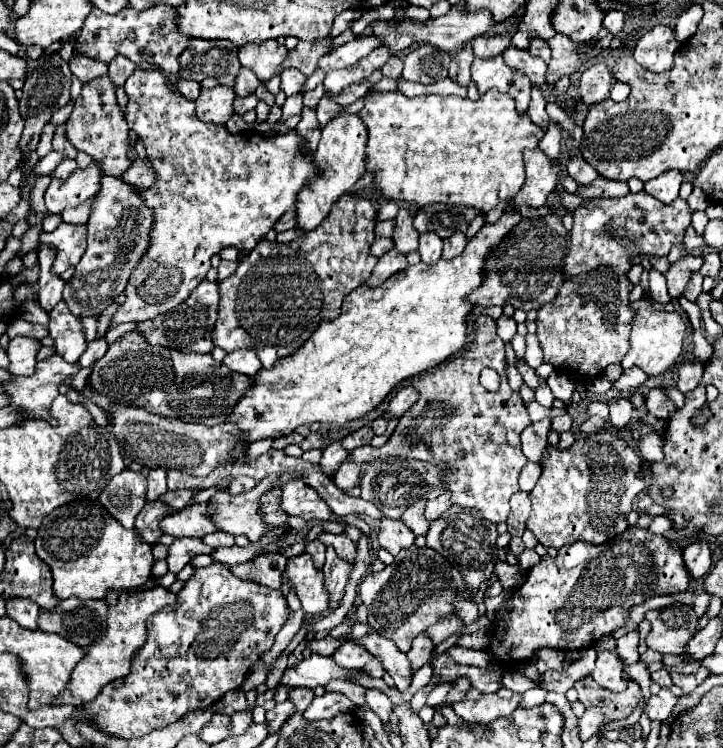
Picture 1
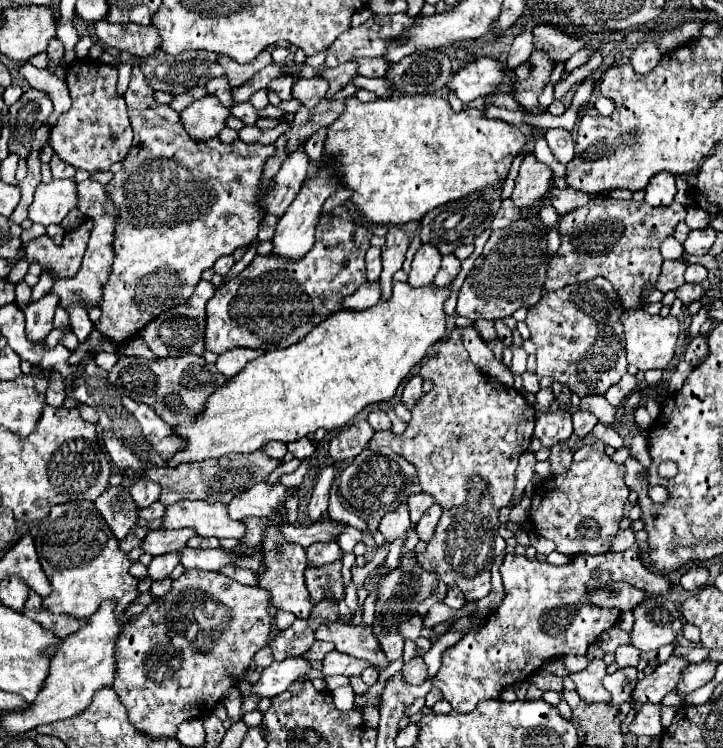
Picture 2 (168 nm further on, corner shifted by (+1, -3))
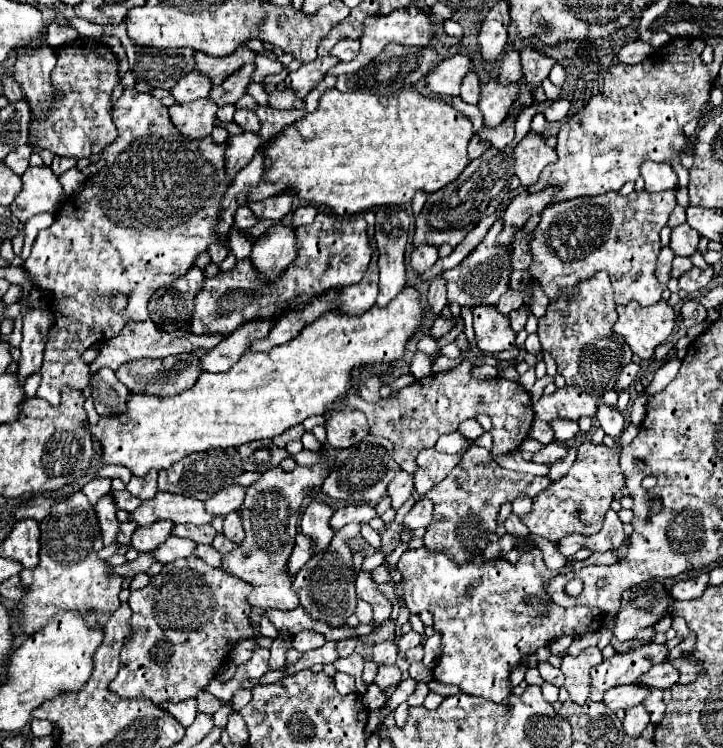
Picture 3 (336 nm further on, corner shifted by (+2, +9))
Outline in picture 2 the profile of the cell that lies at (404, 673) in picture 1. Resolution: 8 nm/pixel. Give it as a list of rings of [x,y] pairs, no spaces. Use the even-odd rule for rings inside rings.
[[[330,622],[330,624],[320,624],[314,636],[316,640],[332,642],[334,650],[338,652],[368,660],[378,672],[389,666],[378,640],[374,638],[372,630],[368,630],[368,626],[348,626],[342,622]]]

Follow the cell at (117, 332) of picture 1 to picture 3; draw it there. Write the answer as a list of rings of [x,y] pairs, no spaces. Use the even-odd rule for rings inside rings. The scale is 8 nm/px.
[[[37,372],[27,378],[24,382],[25,395],[29,398],[36,396],[36,392],[41,383],[41,374]]]

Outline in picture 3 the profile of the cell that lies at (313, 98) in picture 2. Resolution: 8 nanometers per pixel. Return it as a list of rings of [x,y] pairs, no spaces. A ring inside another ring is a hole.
[[[283,88],[283,90],[271,92],[269,104],[271,104],[273,108],[285,110],[285,108],[301,108],[305,102],[303,102],[299,96],[295,96],[295,92],[291,92],[291,88]]]

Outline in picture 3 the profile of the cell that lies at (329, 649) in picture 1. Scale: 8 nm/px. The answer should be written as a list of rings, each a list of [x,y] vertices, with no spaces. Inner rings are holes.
[[[299,632],[295,634],[295,640],[293,640],[293,648],[299,652],[309,652],[313,648],[321,648],[323,644],[325,644],[325,636],[317,632]]]

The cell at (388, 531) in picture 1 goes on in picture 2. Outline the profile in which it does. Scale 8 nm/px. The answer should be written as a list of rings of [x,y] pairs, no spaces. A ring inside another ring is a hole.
[[[400,504],[396,510],[388,512],[382,520],[378,530],[384,534],[388,542],[394,542],[396,538],[406,538],[406,530],[410,528],[410,516],[408,516],[408,504]]]

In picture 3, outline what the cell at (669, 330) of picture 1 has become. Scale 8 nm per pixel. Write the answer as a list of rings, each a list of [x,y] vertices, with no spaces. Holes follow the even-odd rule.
[[[659,300],[653,306],[629,302],[617,306],[617,314],[619,320],[613,326],[615,334],[623,336],[633,354],[643,360],[653,356],[653,350],[667,340],[675,324],[675,312],[665,300]]]

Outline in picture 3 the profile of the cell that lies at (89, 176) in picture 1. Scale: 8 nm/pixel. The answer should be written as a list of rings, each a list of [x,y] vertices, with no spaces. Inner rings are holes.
[[[27,168],[23,174],[23,190],[13,200],[11,212],[27,222],[35,214],[57,212],[63,202],[63,186],[59,184],[59,176],[53,174],[51,168]]]

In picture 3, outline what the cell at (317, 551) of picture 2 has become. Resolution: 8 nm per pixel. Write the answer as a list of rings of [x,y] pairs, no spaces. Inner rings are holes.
[[[299,532],[297,544],[295,544],[295,548],[289,556],[289,564],[287,564],[291,576],[295,576],[309,558],[311,558],[311,540],[307,540],[307,536],[303,536],[303,532]]]

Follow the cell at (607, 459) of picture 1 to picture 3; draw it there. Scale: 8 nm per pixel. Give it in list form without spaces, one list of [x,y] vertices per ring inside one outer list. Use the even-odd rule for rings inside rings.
[[[629,424],[619,438],[619,451],[611,452],[605,444],[595,444],[591,440],[585,440],[577,448],[577,458],[571,470],[557,482],[551,482],[549,488],[539,492],[533,498],[533,510],[527,514],[523,524],[533,534],[539,534],[551,542],[559,542],[567,534],[597,534],[601,530],[605,512],[611,508],[611,502],[619,494],[619,490],[625,486],[625,476],[619,465],[620,451],[628,446],[639,433],[640,427]]]

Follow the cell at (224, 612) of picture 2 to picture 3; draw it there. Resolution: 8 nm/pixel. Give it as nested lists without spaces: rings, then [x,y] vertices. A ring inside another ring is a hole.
[[[197,556],[165,564],[163,570],[151,578],[149,586],[131,592],[131,636],[121,648],[121,668],[109,688],[127,700],[147,698],[163,710],[167,704],[195,698],[197,692],[205,690],[205,686],[219,676],[219,670],[225,666],[235,644],[255,638],[251,604],[247,604],[251,590],[251,584],[245,584],[245,580],[223,572],[223,568],[211,568]]]

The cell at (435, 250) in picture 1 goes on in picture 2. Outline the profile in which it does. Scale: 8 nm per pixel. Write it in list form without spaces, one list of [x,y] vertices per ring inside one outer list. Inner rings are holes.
[[[422,244],[420,250],[414,254],[412,270],[408,274],[408,284],[414,288],[428,286],[440,270],[440,260],[442,256],[440,252],[436,252],[436,248],[432,248],[430,244]]]

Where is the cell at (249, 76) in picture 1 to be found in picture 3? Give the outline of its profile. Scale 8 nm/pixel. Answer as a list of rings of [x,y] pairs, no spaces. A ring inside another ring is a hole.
[[[189,72],[185,76],[181,76],[181,80],[173,86],[173,96],[177,102],[191,102],[197,98],[207,98],[211,92],[213,84],[211,80],[207,80],[207,76],[199,74],[199,72]]]

